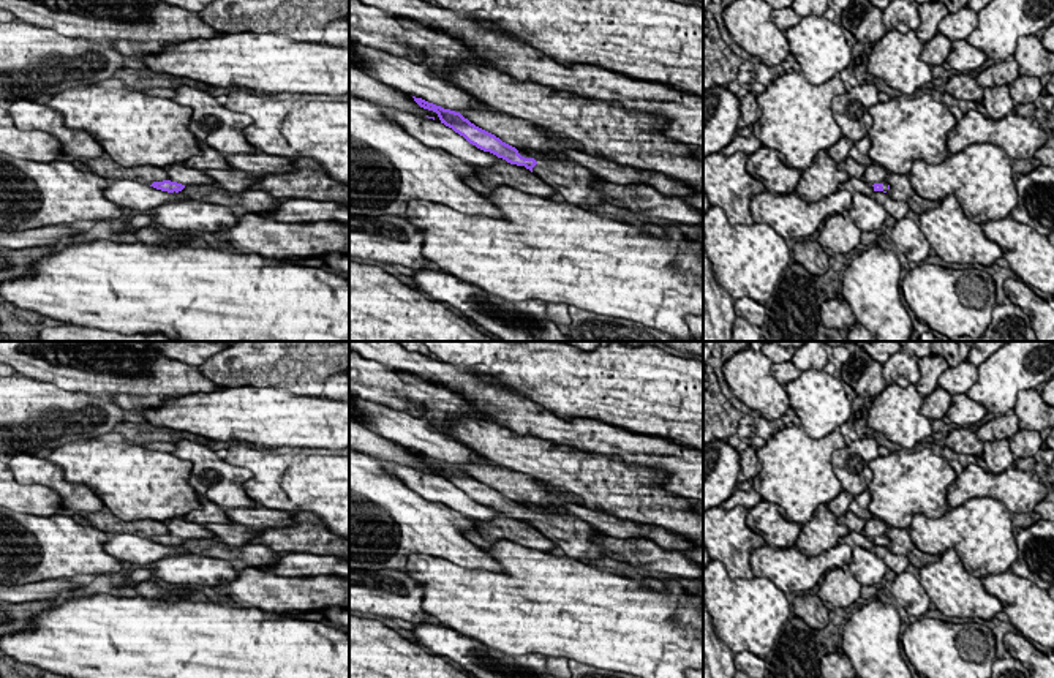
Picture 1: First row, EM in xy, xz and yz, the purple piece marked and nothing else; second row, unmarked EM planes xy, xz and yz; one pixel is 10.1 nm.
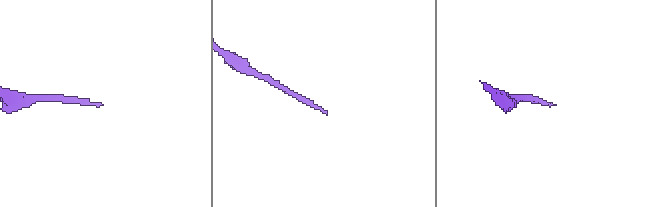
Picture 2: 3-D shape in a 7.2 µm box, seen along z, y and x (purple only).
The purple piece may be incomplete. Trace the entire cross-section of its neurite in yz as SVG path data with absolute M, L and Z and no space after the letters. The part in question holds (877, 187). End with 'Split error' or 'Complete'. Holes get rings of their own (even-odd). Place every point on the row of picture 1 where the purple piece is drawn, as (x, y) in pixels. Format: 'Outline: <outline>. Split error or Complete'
Outline: M872 163L871 166L866 166L863 180L866 183L871 183L874 186L874 191L888 193L890 185L886 183L886 174L888 172L880 164Z. Split error

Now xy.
Outline: M180 163L169 166L166 171L169 179L163 182L153 182L150 186L168 193L179 193L190 185L216 185L215 180L204 171L186 168Z. Split error

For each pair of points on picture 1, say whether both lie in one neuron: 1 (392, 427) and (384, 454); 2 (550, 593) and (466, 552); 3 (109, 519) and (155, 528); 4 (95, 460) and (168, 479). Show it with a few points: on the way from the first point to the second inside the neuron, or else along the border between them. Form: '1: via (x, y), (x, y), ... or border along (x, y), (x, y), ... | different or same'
1: border along (365, 427), (411, 451) | different
2: border along (466, 569), (504, 571) | different
3: via (120, 527), (144, 528) | same
4: via (112, 471), (130, 479), (150, 479) | same

